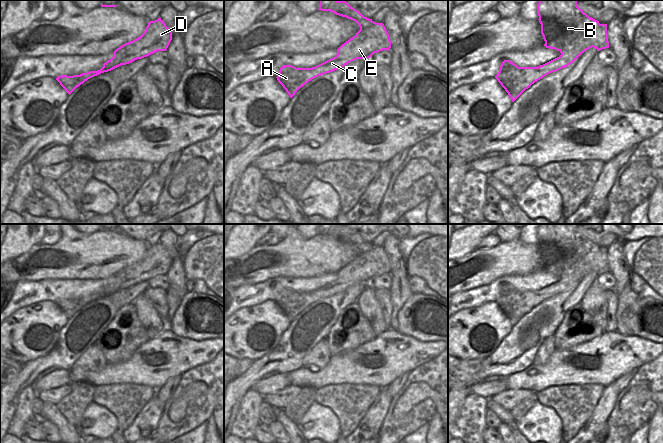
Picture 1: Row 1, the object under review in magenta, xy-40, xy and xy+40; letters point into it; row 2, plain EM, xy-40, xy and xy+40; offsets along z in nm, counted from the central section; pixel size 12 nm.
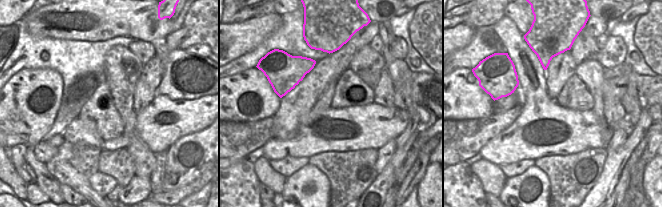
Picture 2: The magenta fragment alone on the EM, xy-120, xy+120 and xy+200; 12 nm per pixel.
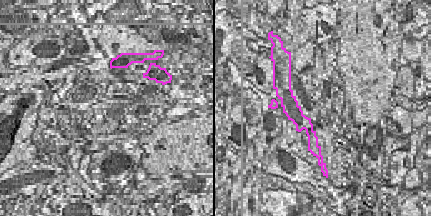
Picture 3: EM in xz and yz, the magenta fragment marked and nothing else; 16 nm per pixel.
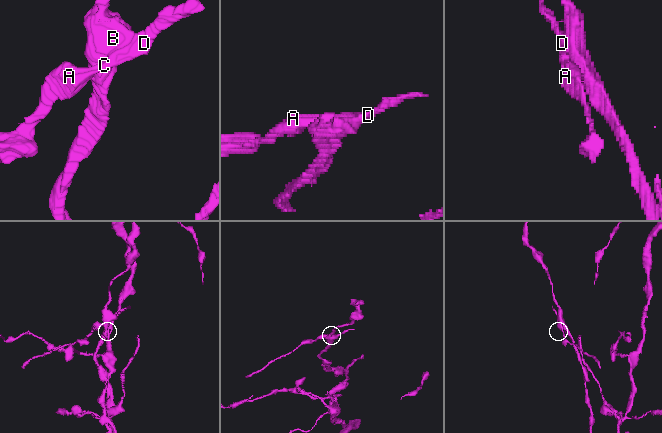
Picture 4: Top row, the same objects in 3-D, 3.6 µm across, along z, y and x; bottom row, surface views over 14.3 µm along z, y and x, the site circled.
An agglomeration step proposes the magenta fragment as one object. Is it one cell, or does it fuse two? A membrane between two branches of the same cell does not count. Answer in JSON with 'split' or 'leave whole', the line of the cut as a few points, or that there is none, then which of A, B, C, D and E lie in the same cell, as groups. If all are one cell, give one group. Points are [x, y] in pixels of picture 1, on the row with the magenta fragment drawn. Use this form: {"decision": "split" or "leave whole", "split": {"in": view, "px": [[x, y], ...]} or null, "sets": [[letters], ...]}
{"decision": "leave whole", "split": null, "sets": [["A", "B", "C", "D", "E"]]}

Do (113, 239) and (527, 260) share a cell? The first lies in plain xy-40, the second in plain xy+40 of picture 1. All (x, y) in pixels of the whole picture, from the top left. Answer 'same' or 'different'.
same

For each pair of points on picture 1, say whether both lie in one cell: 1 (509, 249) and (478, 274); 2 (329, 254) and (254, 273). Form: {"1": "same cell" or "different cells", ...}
{"1": "same cell", "2": "same cell"}

